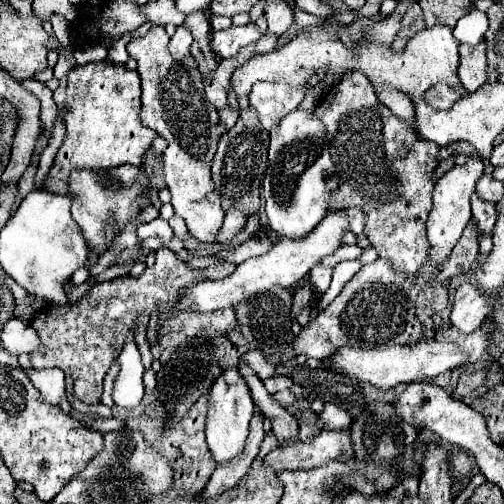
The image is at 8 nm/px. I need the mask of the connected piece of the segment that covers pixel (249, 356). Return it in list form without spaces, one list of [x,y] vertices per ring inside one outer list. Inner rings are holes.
[[[252,349],[252,351],[246,351],[242,357],[244,357],[244,363],[254,371],[256,377],[260,377],[262,381],[268,379],[268,377],[272,377],[272,373],[274,373],[274,365],[268,363],[268,361],[262,357],[260,351]]]

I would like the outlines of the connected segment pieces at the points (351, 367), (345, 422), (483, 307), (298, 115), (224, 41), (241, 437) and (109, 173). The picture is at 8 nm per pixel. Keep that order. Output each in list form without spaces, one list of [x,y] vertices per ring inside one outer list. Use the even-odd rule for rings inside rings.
[[[428,339],[420,341],[412,347],[388,347],[388,349],[352,349],[342,347],[330,357],[330,367],[346,377],[372,383],[380,389],[390,389],[400,383],[414,383],[414,381],[428,381],[438,377],[444,371],[460,367],[466,361],[466,353],[460,351],[454,343]]]
[[[326,403],[324,409],[320,411],[318,419],[324,423],[324,429],[328,429],[328,431],[330,429],[332,431],[336,431],[336,429],[348,429],[350,423],[352,423],[350,415],[344,409],[340,409],[338,405],[334,405],[334,403]]]
[[[464,283],[456,289],[450,321],[460,333],[472,333],[494,311],[496,303],[498,301],[494,297],[482,293],[478,287],[470,283]]]
[[[294,109],[270,133],[268,169],[262,181],[268,225],[272,231],[290,239],[300,239],[310,233],[326,215],[326,201],[336,191],[338,179],[326,143],[324,123],[310,111]]]
[[[254,23],[244,25],[244,27],[230,27],[222,31],[212,33],[212,49],[220,59],[236,55],[244,45],[254,43],[260,39],[260,31]]]
[[[228,369],[216,379],[216,383],[212,385],[212,391],[210,391],[210,401],[212,401],[212,407],[210,407],[208,419],[206,419],[206,441],[212,451],[214,461],[220,465],[220,463],[228,463],[230,459],[234,459],[242,453],[244,441],[248,437],[248,423],[252,419],[254,401],[252,401],[250,389],[248,389],[244,377],[238,373],[238,369]]]
[[[120,165],[106,171],[72,171],[68,195],[72,197],[72,217],[80,225],[86,241],[98,253],[108,249],[106,227],[112,225],[120,233],[128,223],[140,221],[142,209],[138,197],[148,191],[148,185],[140,181],[142,169],[134,165]]]

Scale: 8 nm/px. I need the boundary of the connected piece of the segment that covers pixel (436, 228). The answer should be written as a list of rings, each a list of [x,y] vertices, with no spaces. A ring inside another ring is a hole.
[[[470,155],[470,159],[464,165],[454,165],[450,171],[446,171],[434,187],[434,207],[430,211],[430,217],[426,221],[428,227],[428,235],[430,235],[430,259],[428,265],[422,271],[434,271],[434,267],[438,267],[444,257],[448,257],[448,253],[452,251],[452,247],[458,243],[464,227],[468,225],[472,213],[470,213],[470,197],[474,193],[474,185],[476,181],[482,177],[484,171],[484,163],[478,155]]]

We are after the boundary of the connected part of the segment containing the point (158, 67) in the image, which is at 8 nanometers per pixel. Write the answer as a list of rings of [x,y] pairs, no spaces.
[[[152,27],[144,37],[134,37],[128,43],[128,53],[138,61],[138,73],[142,79],[140,119],[146,127],[154,129],[168,141],[168,147],[162,153],[162,167],[174,213],[186,221],[192,237],[216,243],[216,233],[222,225],[222,207],[220,195],[212,185],[210,165],[218,139],[226,129],[218,119],[218,111],[204,95],[202,75],[196,61],[192,77],[176,77],[176,71],[172,71],[174,59],[168,53],[168,41],[170,37],[164,27]]]

